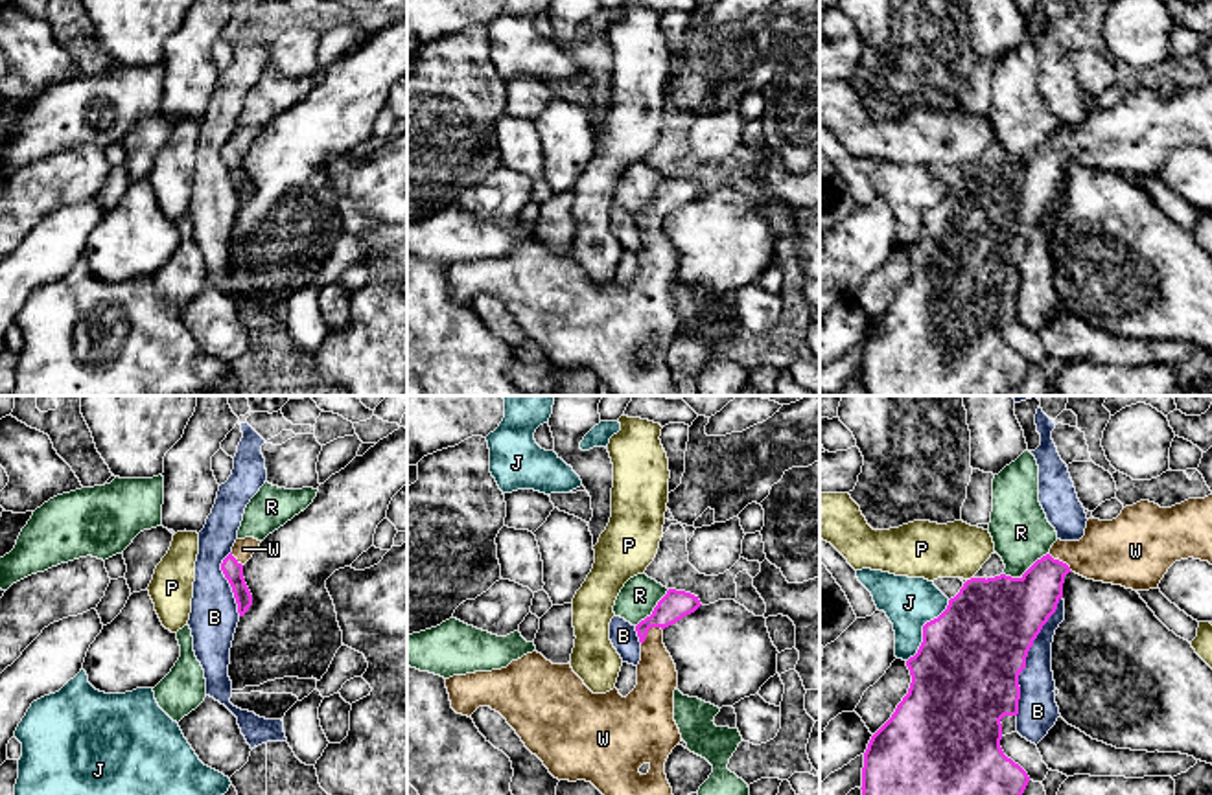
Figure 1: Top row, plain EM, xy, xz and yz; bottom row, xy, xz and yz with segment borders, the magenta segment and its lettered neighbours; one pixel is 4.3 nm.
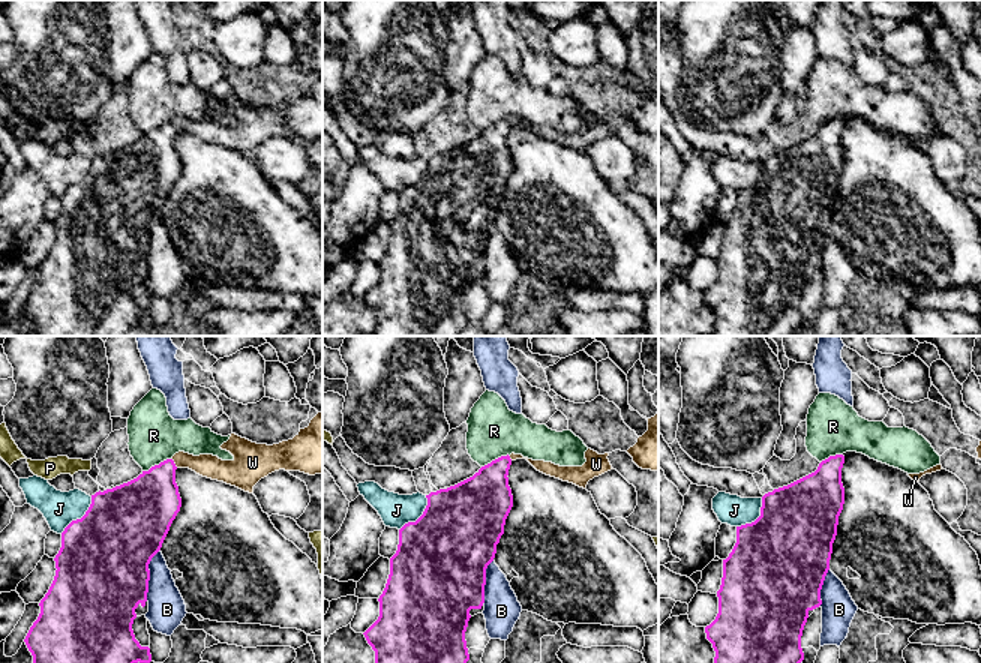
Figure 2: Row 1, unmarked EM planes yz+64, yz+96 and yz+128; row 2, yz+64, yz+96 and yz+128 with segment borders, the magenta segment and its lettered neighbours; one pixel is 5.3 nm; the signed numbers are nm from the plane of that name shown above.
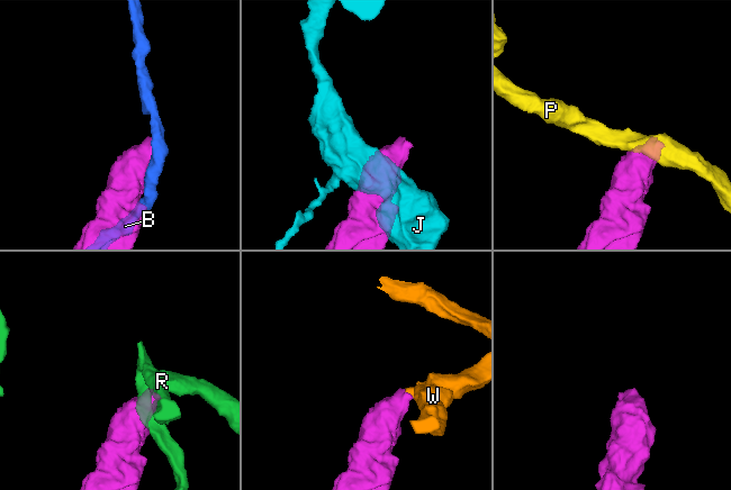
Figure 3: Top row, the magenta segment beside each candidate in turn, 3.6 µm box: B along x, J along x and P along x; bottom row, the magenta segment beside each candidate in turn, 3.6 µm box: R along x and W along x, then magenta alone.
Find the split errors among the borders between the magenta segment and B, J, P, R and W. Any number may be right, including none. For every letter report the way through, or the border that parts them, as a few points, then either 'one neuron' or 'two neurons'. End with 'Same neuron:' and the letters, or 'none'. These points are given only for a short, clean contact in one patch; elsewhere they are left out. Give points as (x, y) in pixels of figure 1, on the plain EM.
B: two neurons
J: two neurons
P: border yz (973, 164), (967, 168); two neurons
R: two neurons
W: way xz (676, 192), (647, 219), (656, 260); one neuron
Same neuron: W

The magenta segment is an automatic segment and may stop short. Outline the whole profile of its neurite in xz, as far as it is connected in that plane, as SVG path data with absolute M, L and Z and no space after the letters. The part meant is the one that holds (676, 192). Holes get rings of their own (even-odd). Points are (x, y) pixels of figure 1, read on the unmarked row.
M669 177L652 202L635 213L641 248L637 272L626 285L617 276L593 282L569 250L553 252L542 241L532 239L501 258L446 267L451 296L468 305L479 294L499 300L554 366L591 370L615 396L674 396L665 350L682 329L674 309L678 259L663 232L663 217L700 193L698 184Z

